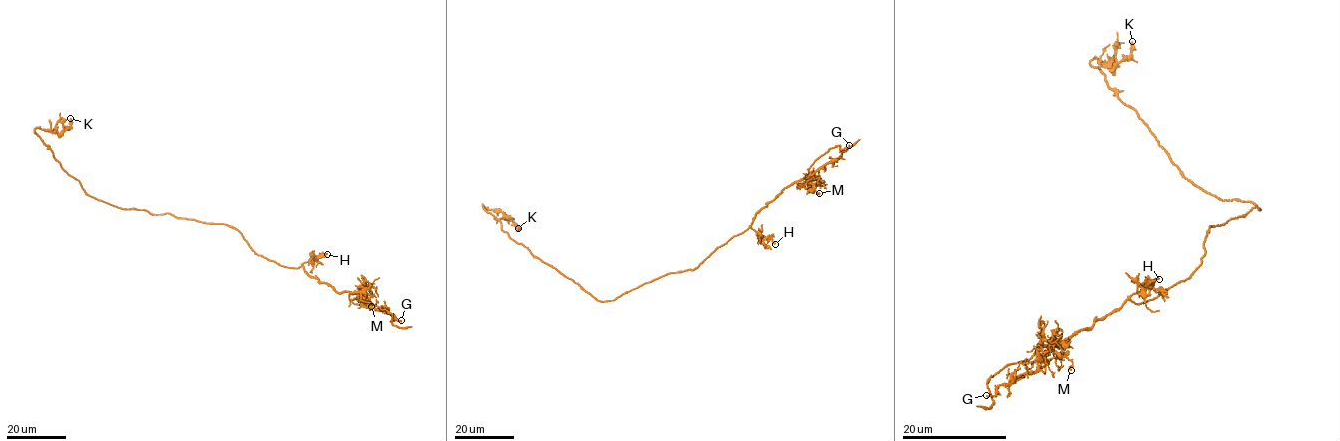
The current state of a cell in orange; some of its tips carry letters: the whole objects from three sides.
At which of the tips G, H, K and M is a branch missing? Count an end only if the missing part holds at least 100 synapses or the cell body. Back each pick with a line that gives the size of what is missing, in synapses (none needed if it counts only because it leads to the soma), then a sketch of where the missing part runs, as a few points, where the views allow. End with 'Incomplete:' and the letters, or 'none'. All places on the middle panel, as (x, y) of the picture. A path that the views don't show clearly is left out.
Incomplete: none

